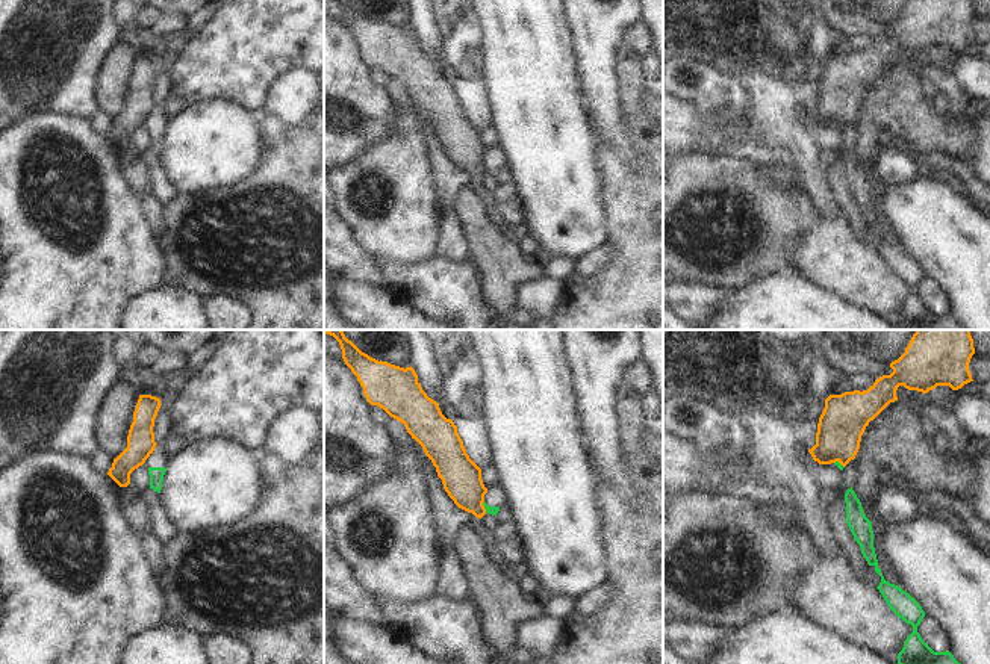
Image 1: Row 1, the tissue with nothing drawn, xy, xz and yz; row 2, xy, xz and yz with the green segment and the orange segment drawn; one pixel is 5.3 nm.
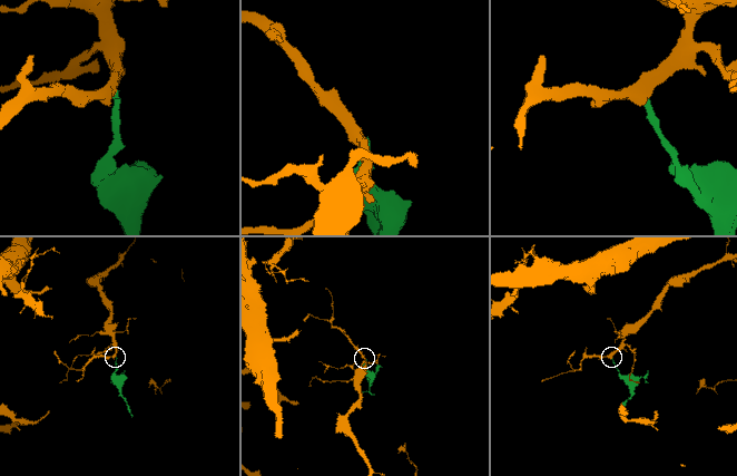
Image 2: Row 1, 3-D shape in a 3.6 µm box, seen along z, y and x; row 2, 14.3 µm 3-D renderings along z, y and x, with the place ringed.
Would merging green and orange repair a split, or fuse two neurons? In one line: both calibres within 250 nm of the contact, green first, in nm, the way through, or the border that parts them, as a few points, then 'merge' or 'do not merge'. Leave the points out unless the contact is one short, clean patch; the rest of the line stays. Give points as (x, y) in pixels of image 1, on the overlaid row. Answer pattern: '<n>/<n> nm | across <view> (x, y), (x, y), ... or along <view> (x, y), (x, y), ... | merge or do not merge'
50/200 nm | along xz (483, 501), (486, 511) | do not merge

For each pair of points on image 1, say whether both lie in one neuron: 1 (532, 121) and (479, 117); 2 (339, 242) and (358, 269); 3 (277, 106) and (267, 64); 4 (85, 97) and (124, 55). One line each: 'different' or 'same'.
1: different
2: same
3: different
4: different

